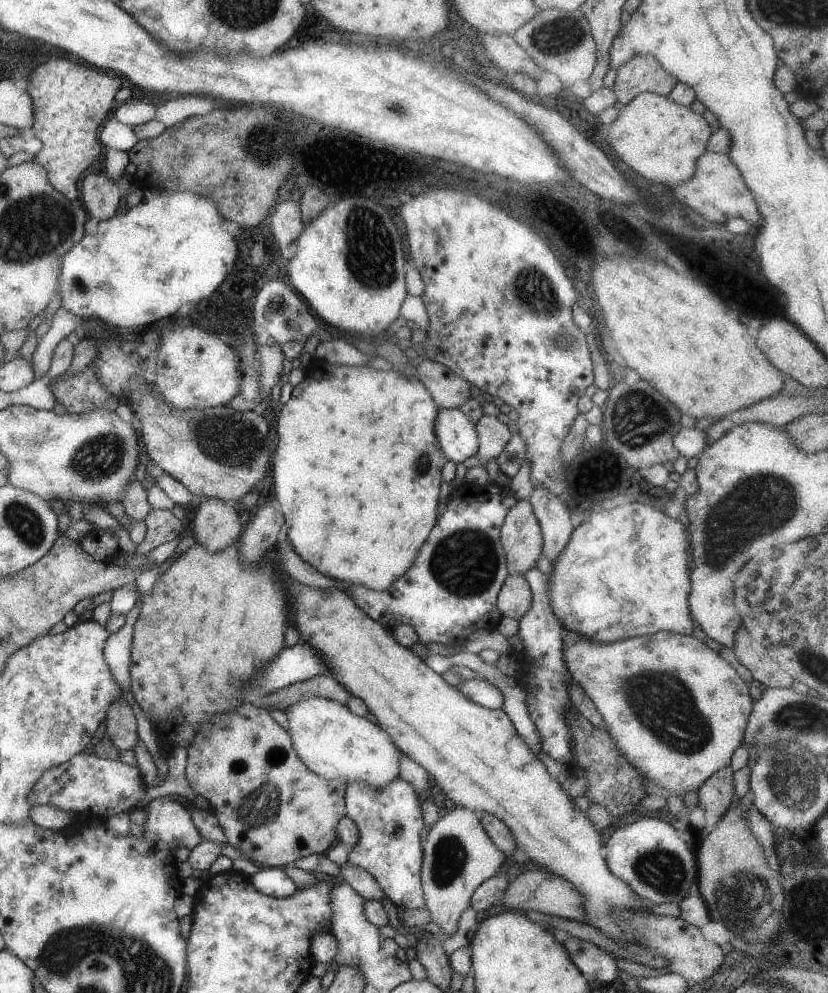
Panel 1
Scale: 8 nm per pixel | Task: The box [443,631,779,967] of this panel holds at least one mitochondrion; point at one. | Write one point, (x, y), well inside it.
(660, 702)

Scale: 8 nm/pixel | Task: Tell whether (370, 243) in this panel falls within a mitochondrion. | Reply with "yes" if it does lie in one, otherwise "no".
yes

